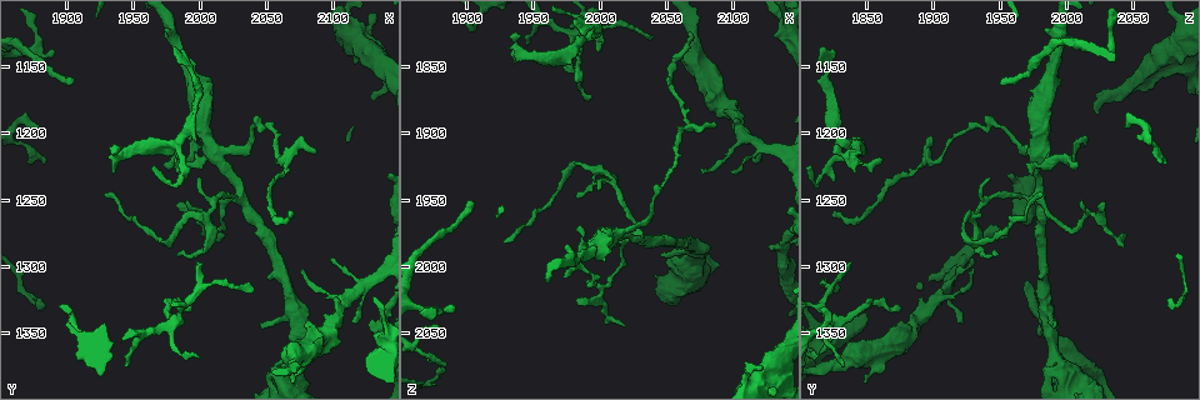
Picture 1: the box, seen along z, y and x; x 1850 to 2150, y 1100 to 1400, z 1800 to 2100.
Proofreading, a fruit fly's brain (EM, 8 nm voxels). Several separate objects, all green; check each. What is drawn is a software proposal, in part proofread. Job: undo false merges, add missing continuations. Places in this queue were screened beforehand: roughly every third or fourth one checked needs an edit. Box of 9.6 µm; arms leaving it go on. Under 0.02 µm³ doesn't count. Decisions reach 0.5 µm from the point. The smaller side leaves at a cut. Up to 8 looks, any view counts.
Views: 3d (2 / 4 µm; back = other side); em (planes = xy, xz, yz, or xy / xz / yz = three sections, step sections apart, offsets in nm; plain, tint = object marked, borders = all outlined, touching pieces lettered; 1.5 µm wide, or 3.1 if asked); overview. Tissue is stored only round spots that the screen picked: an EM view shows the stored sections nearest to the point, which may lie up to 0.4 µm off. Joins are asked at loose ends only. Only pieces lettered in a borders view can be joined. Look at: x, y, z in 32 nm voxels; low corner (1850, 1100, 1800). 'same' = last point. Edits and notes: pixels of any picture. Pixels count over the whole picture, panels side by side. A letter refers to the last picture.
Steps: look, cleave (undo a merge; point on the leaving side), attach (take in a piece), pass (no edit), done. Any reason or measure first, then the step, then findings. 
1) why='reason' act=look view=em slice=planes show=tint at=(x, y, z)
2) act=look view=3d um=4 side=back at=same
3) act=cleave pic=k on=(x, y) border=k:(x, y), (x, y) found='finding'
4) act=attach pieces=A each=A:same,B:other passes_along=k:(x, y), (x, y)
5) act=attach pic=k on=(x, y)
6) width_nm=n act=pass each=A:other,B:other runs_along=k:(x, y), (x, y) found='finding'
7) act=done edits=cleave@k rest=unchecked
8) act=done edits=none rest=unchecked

why='end of a long branch' act=look view=3d um=4 at=(2068, 1262, 1824)

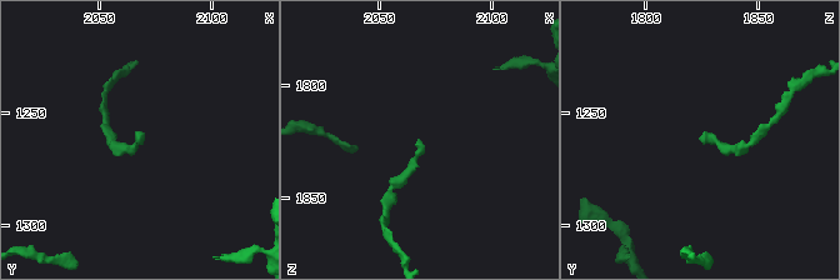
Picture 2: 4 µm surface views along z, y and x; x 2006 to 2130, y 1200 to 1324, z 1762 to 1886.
act=look view=em slice=xy step=4 show=tint at=(2066, 1259, 1826)

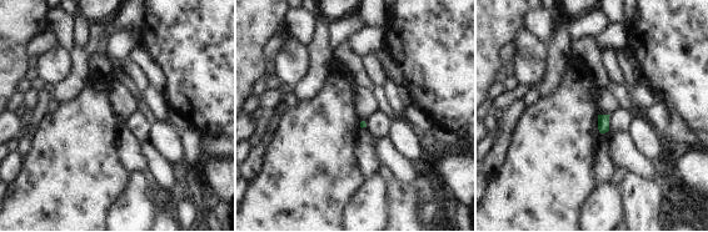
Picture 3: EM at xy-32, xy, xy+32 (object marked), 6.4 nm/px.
act=look view=em slice=planes show=borders at=same

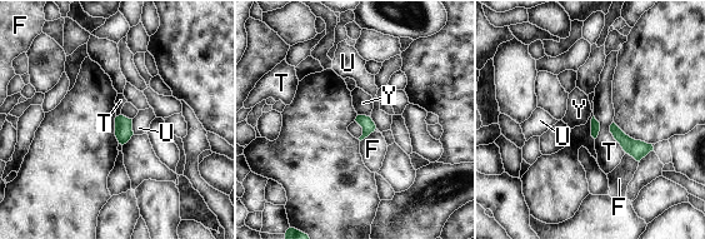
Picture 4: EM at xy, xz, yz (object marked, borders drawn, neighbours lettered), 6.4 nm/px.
act=pass each=F:other,T:other,U:other,Y:other border=4:(611, 123), (611, 135), (625, 152) found='no lettered piece goes on from it'

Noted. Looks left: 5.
why='thin end' act=look view=3d um=4 at=(2088, 1212, 1896)

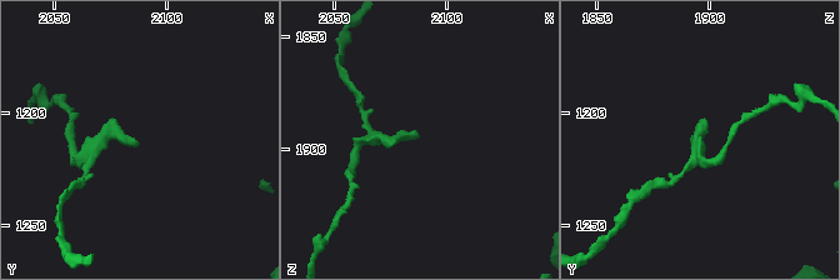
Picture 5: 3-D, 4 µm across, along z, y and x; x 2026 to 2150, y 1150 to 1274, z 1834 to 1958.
why='shape alone is not enough' act=look view=em slice=xz step=8 show=borders at=(2089, 1214, 1896)

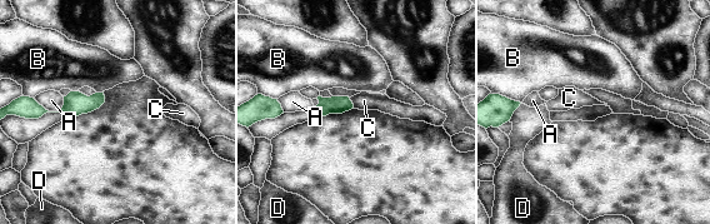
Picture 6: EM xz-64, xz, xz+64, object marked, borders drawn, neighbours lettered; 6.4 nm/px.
act=pass each=A:other,B:other,C:other,D:other border=6:(349, 98), (354, 108) found='no lettered piece goes on from it'

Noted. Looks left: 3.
why='calibre changes' act=look view=em slice=xz step=4 show=tint at=(1984, 1206, 1834)

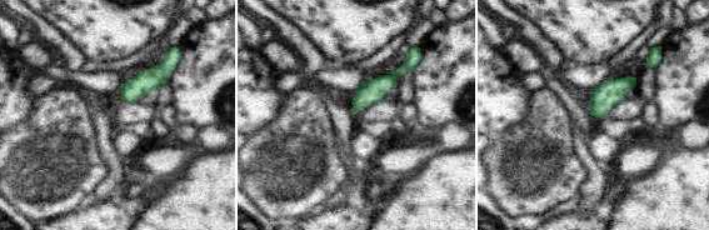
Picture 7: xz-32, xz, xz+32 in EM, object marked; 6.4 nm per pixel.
act=look view=em slice=planes show=borders at=same

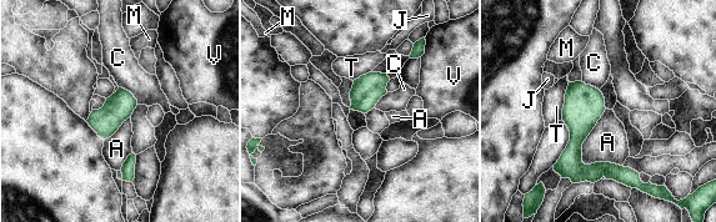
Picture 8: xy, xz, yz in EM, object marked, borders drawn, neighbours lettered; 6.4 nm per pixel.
width_nm=190 longest_contact=A:400nm act=pass each=A:other,C:other,J:other,M:other,T:other,V:other found='one neuron here'

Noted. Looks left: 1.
act=done edits=none rest=unchecked

